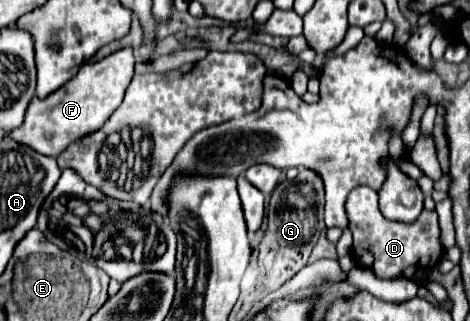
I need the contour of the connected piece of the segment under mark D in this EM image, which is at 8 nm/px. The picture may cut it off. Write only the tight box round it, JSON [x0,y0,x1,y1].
[347,187,445,279]

